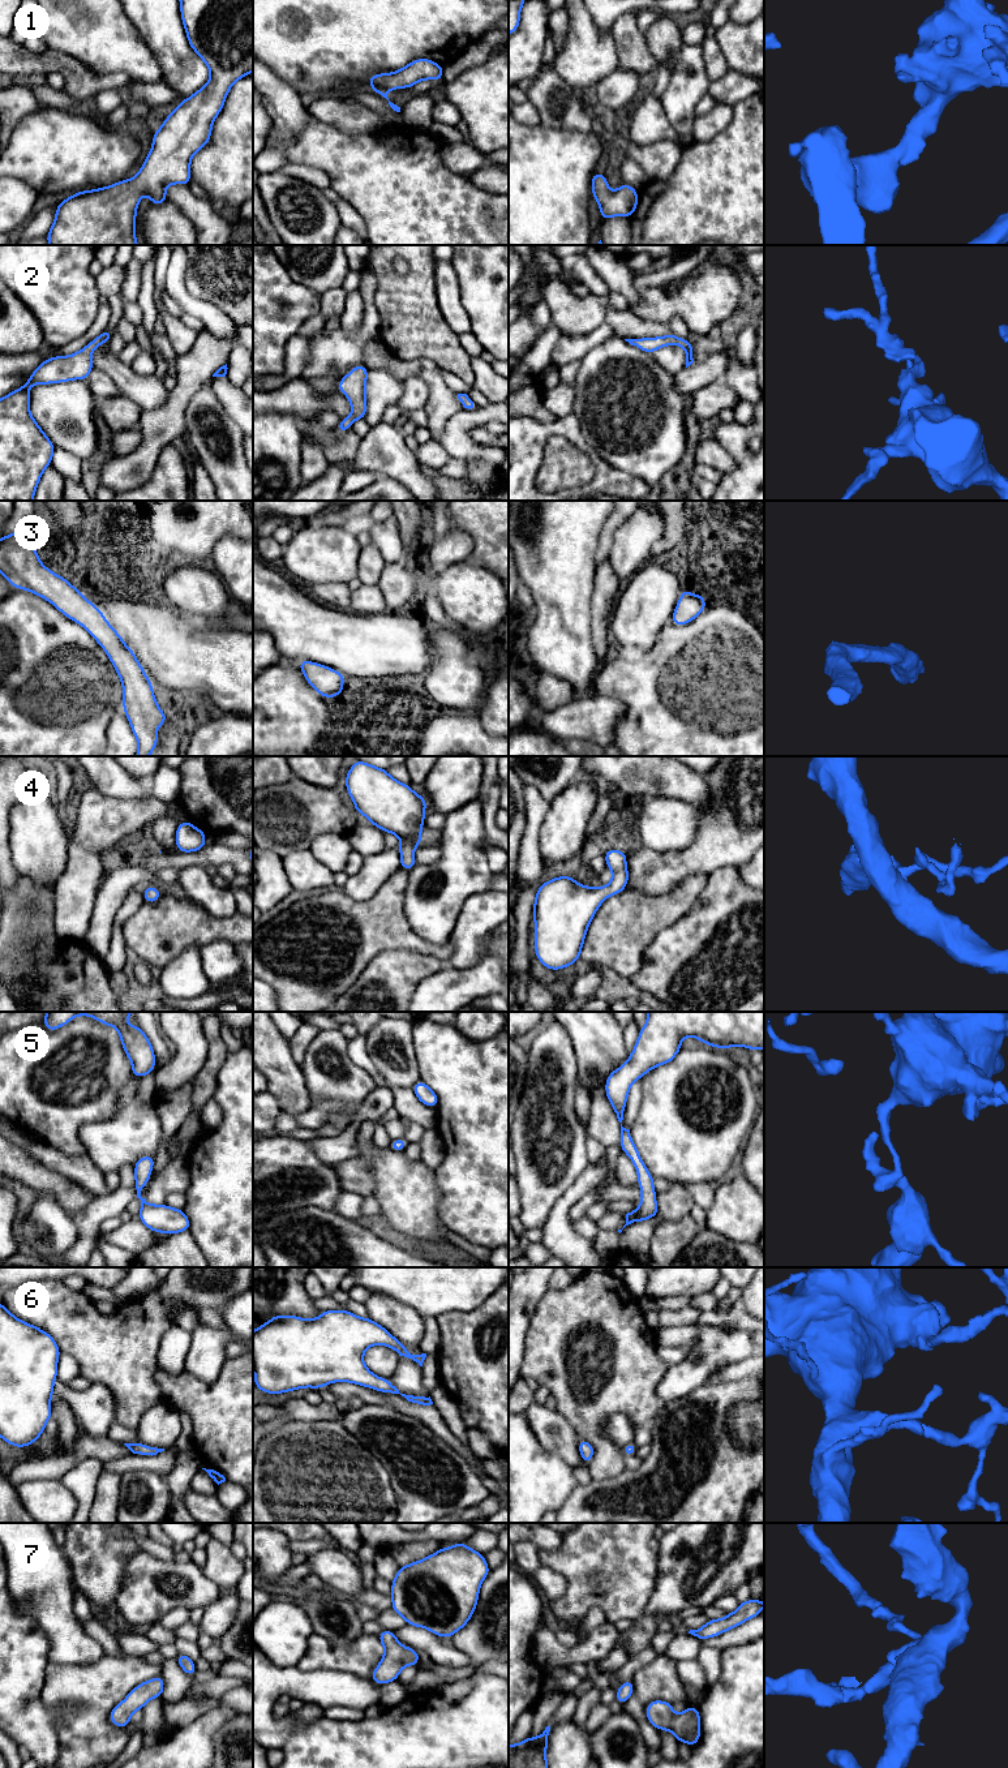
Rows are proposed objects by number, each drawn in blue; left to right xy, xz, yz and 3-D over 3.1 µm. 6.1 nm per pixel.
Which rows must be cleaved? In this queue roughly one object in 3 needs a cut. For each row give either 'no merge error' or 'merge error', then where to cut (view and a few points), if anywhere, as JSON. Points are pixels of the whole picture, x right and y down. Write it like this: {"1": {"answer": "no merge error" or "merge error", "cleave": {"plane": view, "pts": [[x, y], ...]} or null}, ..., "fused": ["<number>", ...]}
{"1": {"answer": "no merge error", "cleave": null}, "2": {"answer": "no merge error", "cleave": null}, "3": {"answer": "no merge error", "cleave": null}, "4": {"answer": "no merge error", "cleave": null}, "5": {"answer": "no merge error", "cleave": null}, "6": {"answer": "no merge error", "cleave": null}, "7": {"answer": "no merge error", "cleave": null}, "fused": []}

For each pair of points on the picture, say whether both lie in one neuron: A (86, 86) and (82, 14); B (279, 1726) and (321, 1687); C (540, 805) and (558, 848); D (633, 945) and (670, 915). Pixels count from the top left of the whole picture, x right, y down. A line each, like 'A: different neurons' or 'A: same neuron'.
A: different neurons
B: same neuron
C: different neurons
D: same neuron

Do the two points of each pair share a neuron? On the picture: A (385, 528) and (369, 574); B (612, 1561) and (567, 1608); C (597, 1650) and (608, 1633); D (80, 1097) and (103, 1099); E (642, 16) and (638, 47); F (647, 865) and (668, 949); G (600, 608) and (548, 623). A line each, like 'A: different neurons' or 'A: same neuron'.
A: different neurons
B: same neuron
C: same neuron
D: same neuron
E: different neurons
F: different neurons
G: different neurons

